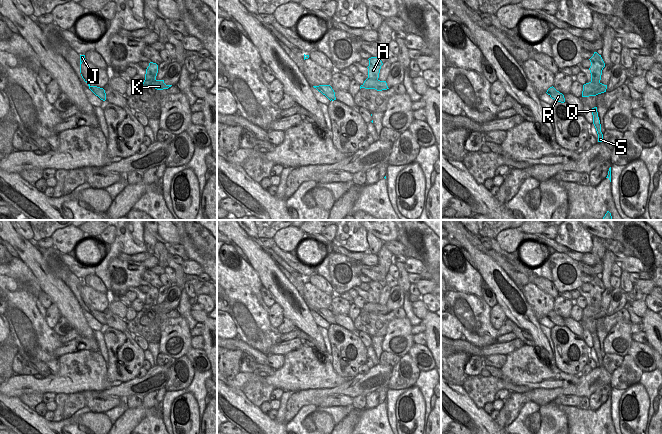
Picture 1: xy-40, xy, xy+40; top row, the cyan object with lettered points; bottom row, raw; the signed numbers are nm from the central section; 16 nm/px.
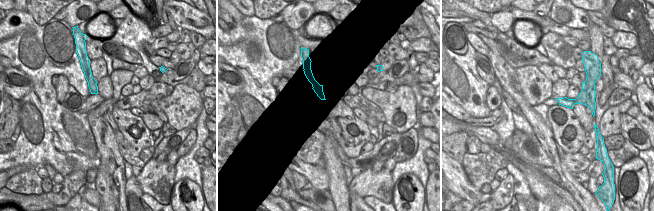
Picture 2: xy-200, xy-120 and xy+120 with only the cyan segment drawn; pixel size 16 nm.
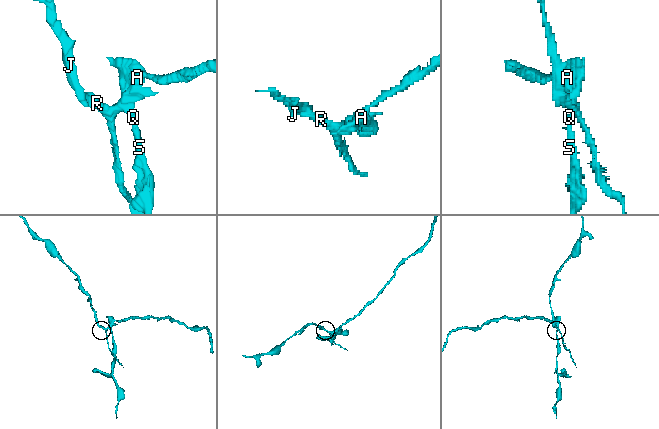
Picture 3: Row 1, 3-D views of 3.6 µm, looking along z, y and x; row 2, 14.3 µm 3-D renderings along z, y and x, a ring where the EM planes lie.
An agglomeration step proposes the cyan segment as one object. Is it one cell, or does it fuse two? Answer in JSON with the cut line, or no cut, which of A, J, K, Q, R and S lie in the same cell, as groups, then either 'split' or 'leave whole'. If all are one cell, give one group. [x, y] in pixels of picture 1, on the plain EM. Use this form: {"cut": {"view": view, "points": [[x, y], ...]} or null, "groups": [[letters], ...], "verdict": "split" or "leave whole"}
{"cut": {"view": "xy", "points": [[314, 310], [320, 311], [329, 322]]}, "groups": [["A", "K", "Q", "R", "S"], ["J"]], "verdict": "split"}

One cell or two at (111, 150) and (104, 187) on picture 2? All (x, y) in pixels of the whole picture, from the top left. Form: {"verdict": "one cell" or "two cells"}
{"verdict": "two cells"}

